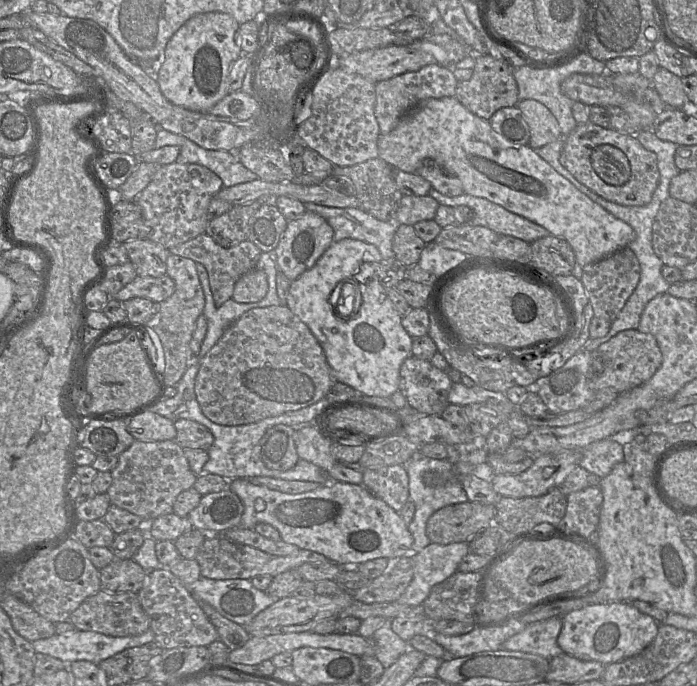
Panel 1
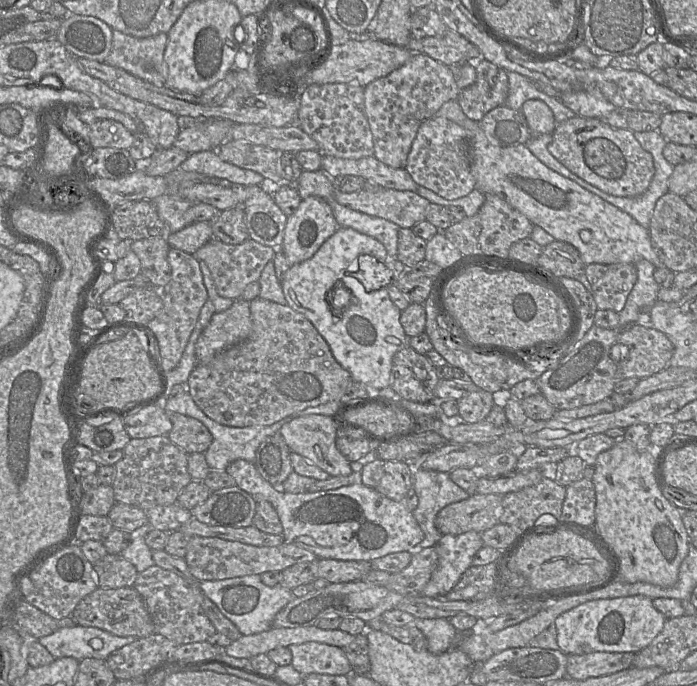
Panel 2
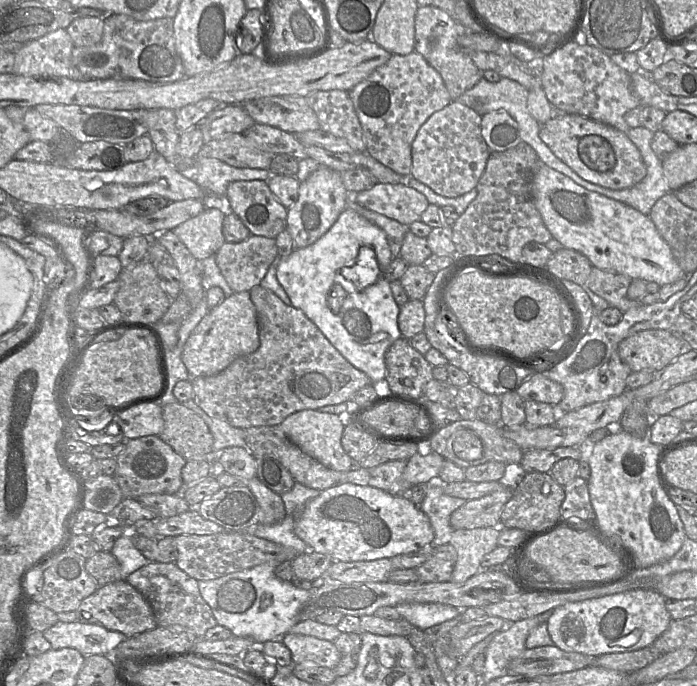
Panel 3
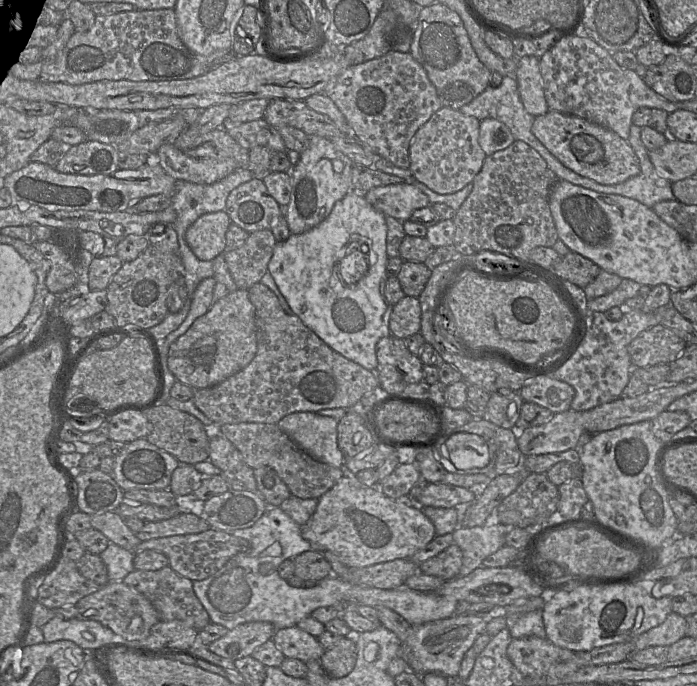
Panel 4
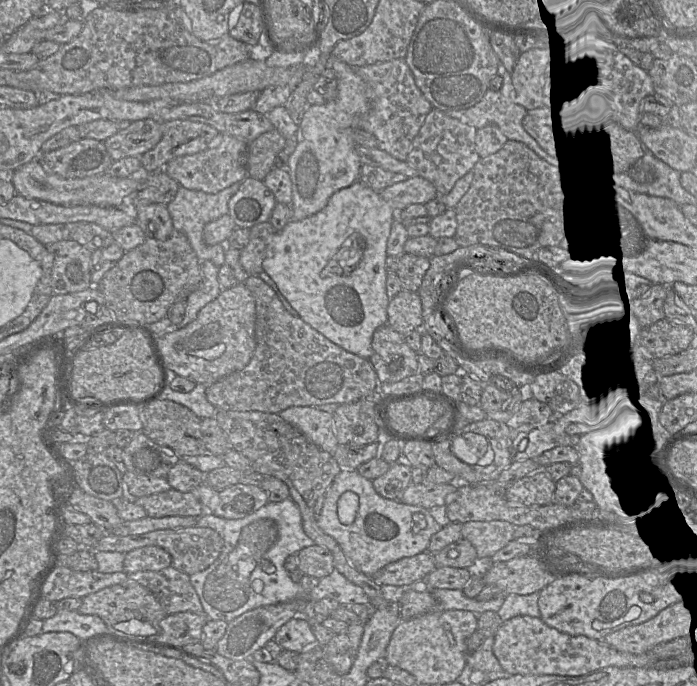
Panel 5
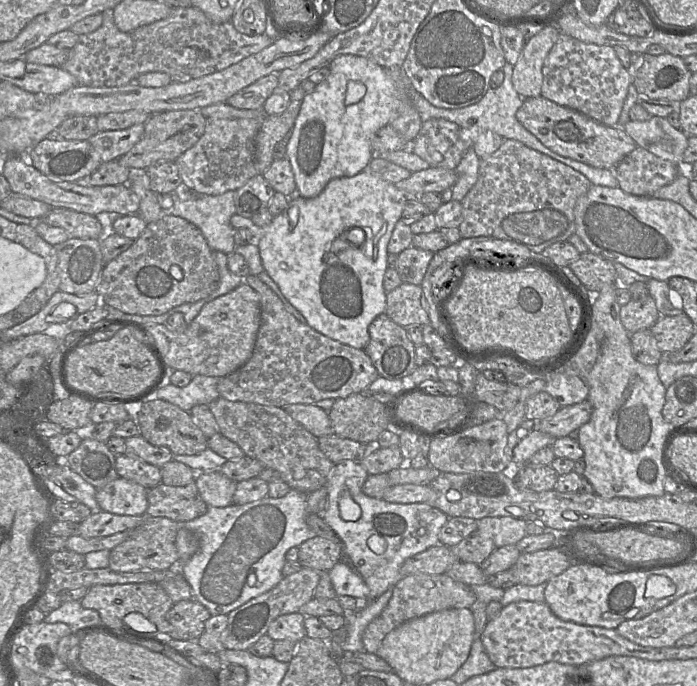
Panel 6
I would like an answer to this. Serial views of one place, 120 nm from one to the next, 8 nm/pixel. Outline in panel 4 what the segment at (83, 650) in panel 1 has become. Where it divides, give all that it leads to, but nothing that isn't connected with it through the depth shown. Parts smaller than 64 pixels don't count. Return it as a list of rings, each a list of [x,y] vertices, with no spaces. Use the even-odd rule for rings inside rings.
[[[54,616],[41,630],[44,642],[69,640],[82,648],[86,654],[92,654],[114,642],[124,641],[121,636],[97,621],[66,619],[62,616]]]

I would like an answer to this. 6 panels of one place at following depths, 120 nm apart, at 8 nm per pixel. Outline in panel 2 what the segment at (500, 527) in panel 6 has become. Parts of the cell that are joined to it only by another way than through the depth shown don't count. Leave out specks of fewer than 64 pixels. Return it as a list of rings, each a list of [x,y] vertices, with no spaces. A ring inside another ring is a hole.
[[[470,531],[460,535],[443,535],[435,545],[438,566],[421,594],[443,597],[472,566],[475,554],[484,546],[480,533]]]

